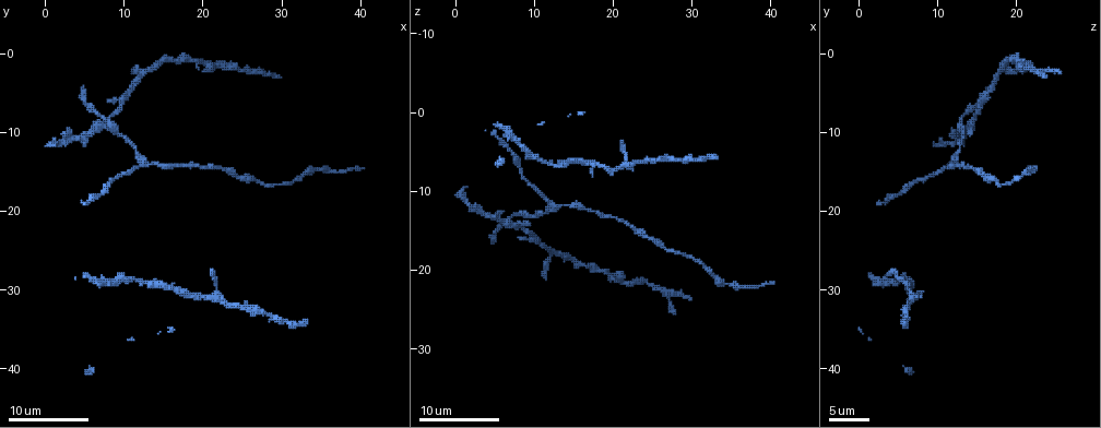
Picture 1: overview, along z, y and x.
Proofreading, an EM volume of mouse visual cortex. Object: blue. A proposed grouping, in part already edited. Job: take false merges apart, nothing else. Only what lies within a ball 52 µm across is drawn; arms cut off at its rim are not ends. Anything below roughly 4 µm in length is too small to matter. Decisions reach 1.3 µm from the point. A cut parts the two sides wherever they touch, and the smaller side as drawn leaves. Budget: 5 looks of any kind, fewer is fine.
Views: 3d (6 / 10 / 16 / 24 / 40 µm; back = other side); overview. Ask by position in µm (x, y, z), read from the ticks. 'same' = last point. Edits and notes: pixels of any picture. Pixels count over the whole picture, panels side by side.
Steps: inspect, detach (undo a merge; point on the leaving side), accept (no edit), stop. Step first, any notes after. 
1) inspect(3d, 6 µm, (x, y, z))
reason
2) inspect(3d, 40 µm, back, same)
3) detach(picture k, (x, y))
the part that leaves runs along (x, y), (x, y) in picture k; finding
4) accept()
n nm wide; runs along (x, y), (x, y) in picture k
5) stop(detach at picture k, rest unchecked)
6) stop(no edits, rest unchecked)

inspect(3d, 10 µm, (12.0, 14.0, 11.5))

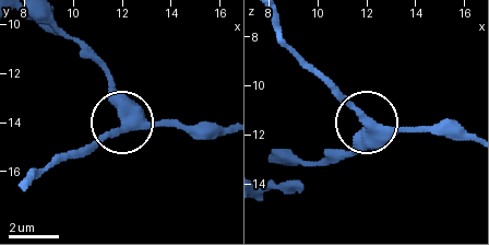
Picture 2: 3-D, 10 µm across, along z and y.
inspect(3d, 6 µm, (12.0, 14.4, 11.4))

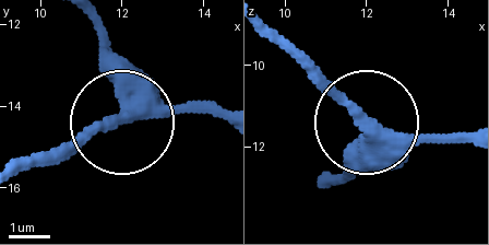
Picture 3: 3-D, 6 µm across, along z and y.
accept()
380 nm wide; runs along (19, 175), (112, 126), (165, 109), (217, 109) in picture 3; all the same neuron

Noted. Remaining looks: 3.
inspect(3d, 16 µm, (16.0, 14.5, 12.0))
thick turns thin

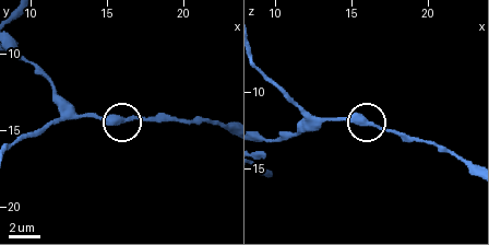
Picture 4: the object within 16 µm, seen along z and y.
accept()
320 nm wide; runs along (19, 142), (76, 116), (108, 116), (120, 123), (169, 119) in picture 4; continuous, no second neuron

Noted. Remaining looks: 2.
inspect(3d, 10 µm, (9.0, 9.5, 13.5))

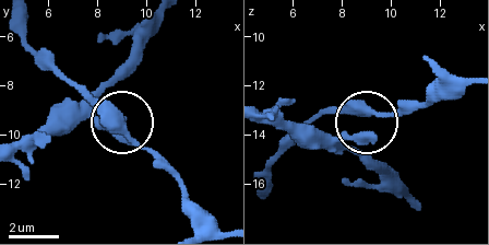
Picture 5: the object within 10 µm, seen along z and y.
inspect(3d, 6 µm, (8.9, 9.8, 13.1))
zoom in

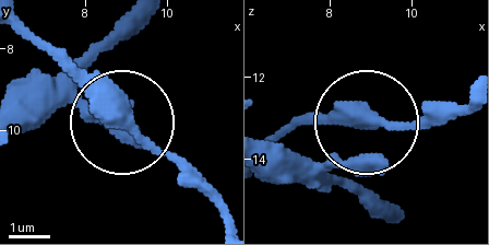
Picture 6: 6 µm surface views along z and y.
accept()
side arm 9 µm; runs along (225, 223), (44, 39) in picture 6; all the same neuron

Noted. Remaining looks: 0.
stop(no edits, rest unchecked)

